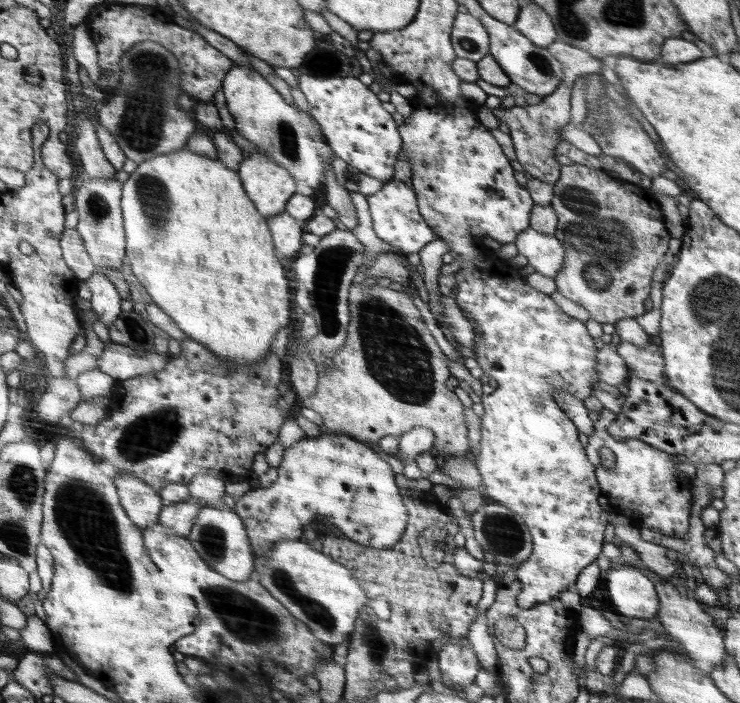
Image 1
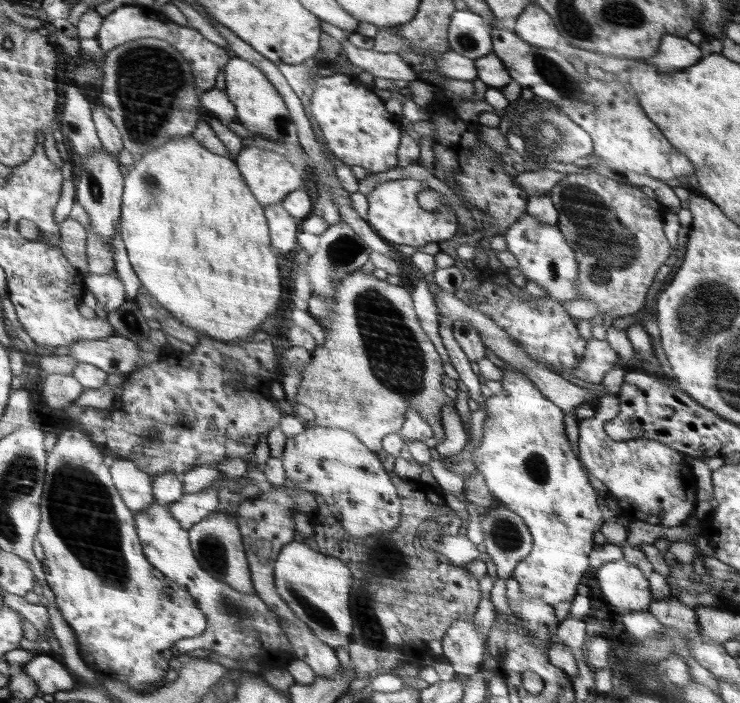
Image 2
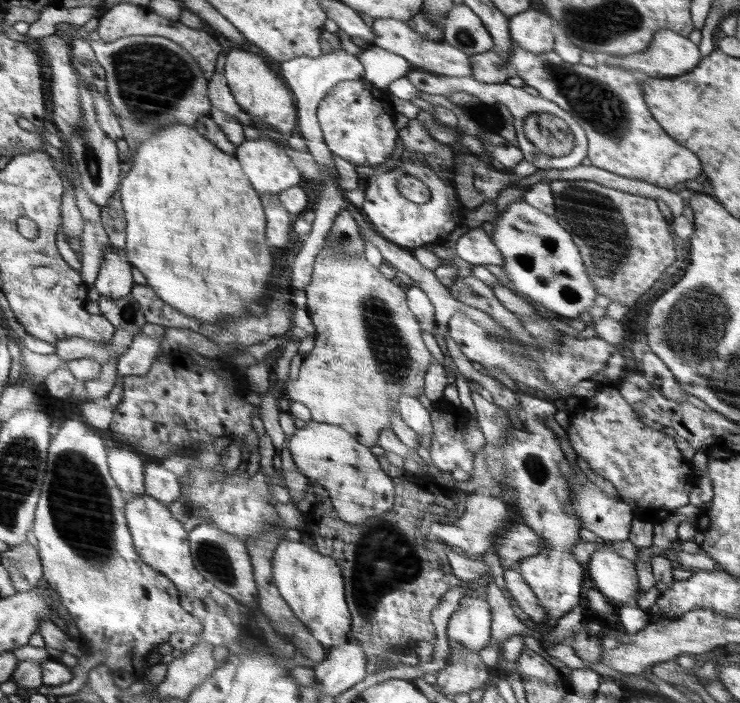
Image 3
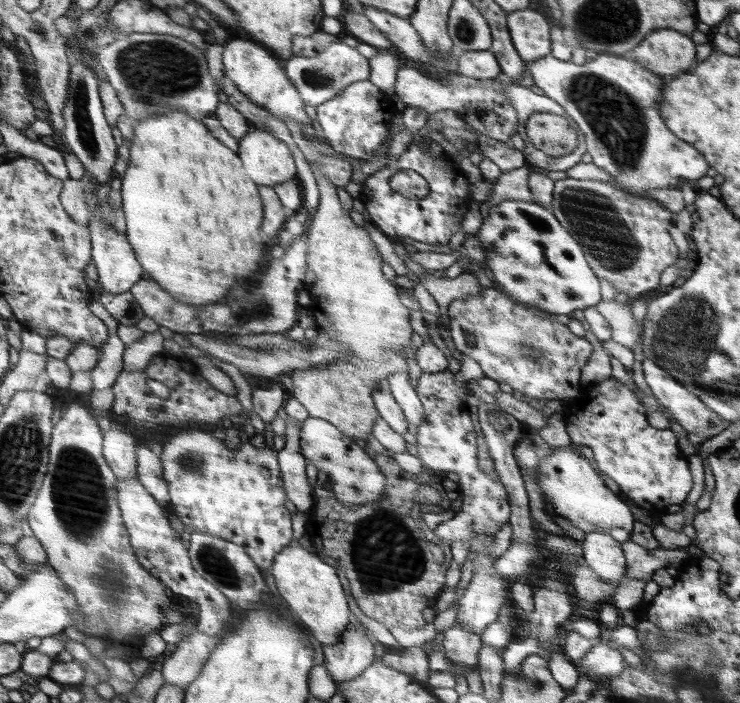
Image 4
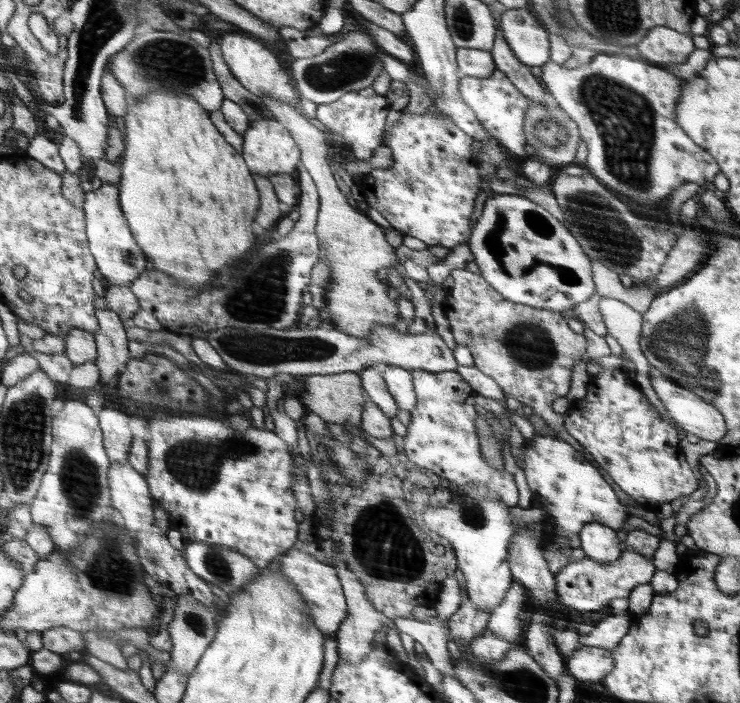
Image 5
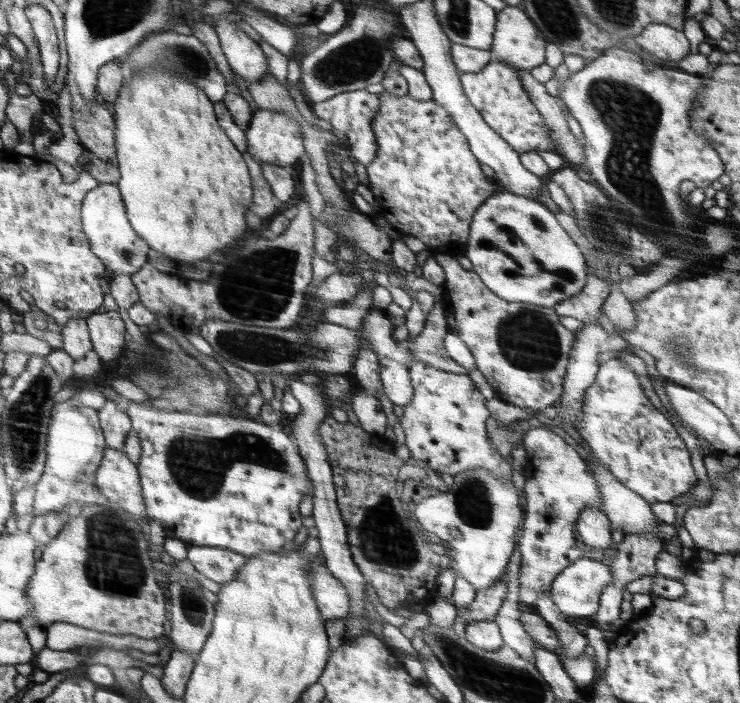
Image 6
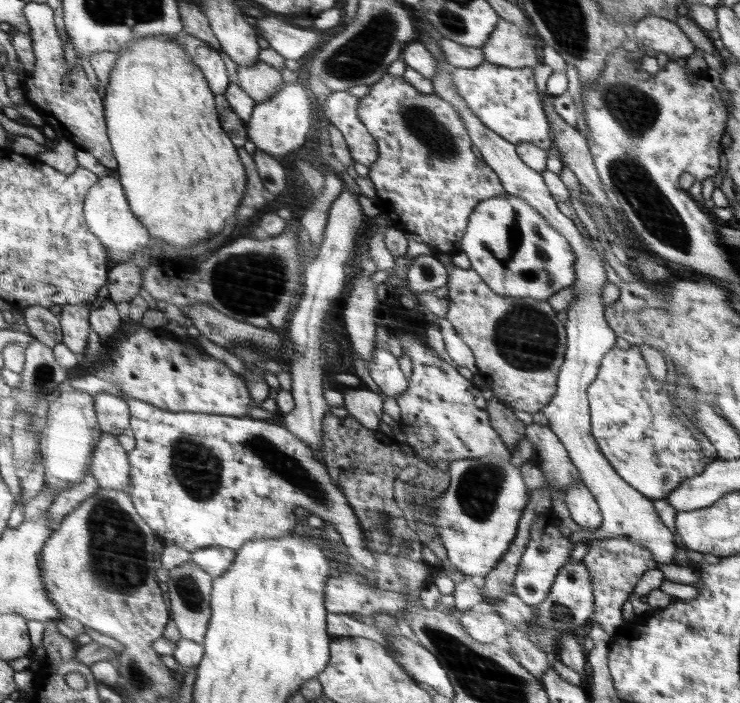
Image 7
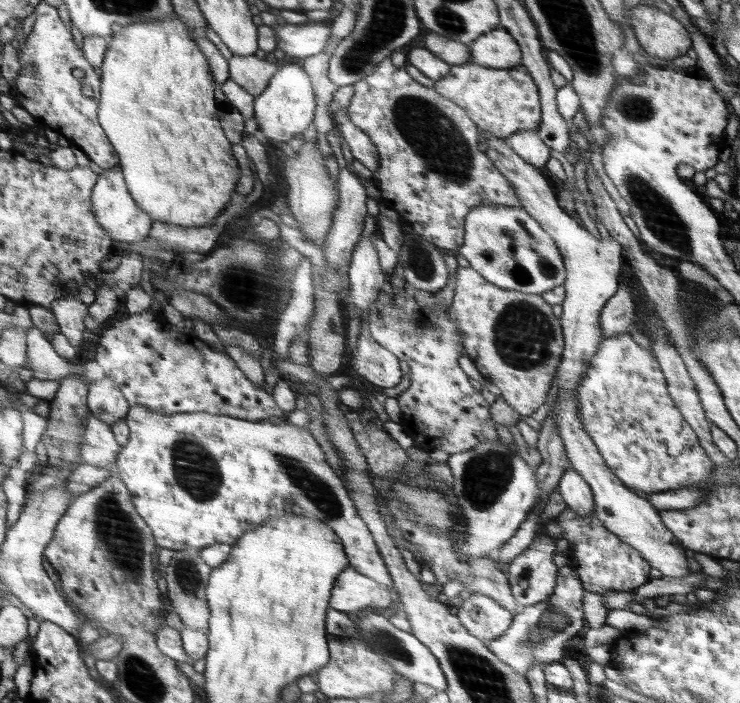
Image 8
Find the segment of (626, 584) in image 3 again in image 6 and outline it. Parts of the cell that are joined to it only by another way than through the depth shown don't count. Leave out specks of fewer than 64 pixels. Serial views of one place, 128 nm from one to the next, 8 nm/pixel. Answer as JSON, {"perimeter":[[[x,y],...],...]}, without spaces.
{"perimeter":[[[592,505],[580,509],[576,528],[580,539],[591,549],[605,549],[614,546],[610,532],[611,524],[605,513]]]}

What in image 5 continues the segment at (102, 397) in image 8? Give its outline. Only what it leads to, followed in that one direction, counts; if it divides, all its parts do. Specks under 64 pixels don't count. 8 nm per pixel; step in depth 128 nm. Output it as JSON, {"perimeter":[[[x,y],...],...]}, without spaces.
{"perimeter":[[[106,407],[100,411],[99,418],[105,432],[105,445],[109,457],[114,461],[128,462],[128,453],[132,444],[132,433],[128,426],[129,414],[120,408]]]}

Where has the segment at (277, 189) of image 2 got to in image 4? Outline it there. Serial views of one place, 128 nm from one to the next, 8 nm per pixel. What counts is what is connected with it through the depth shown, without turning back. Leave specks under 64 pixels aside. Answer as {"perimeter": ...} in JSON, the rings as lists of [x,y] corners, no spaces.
{"perimeter":[[[252,129],[239,141],[236,153],[258,186],[272,188],[292,180],[296,174],[293,154],[286,142],[269,132]]]}

